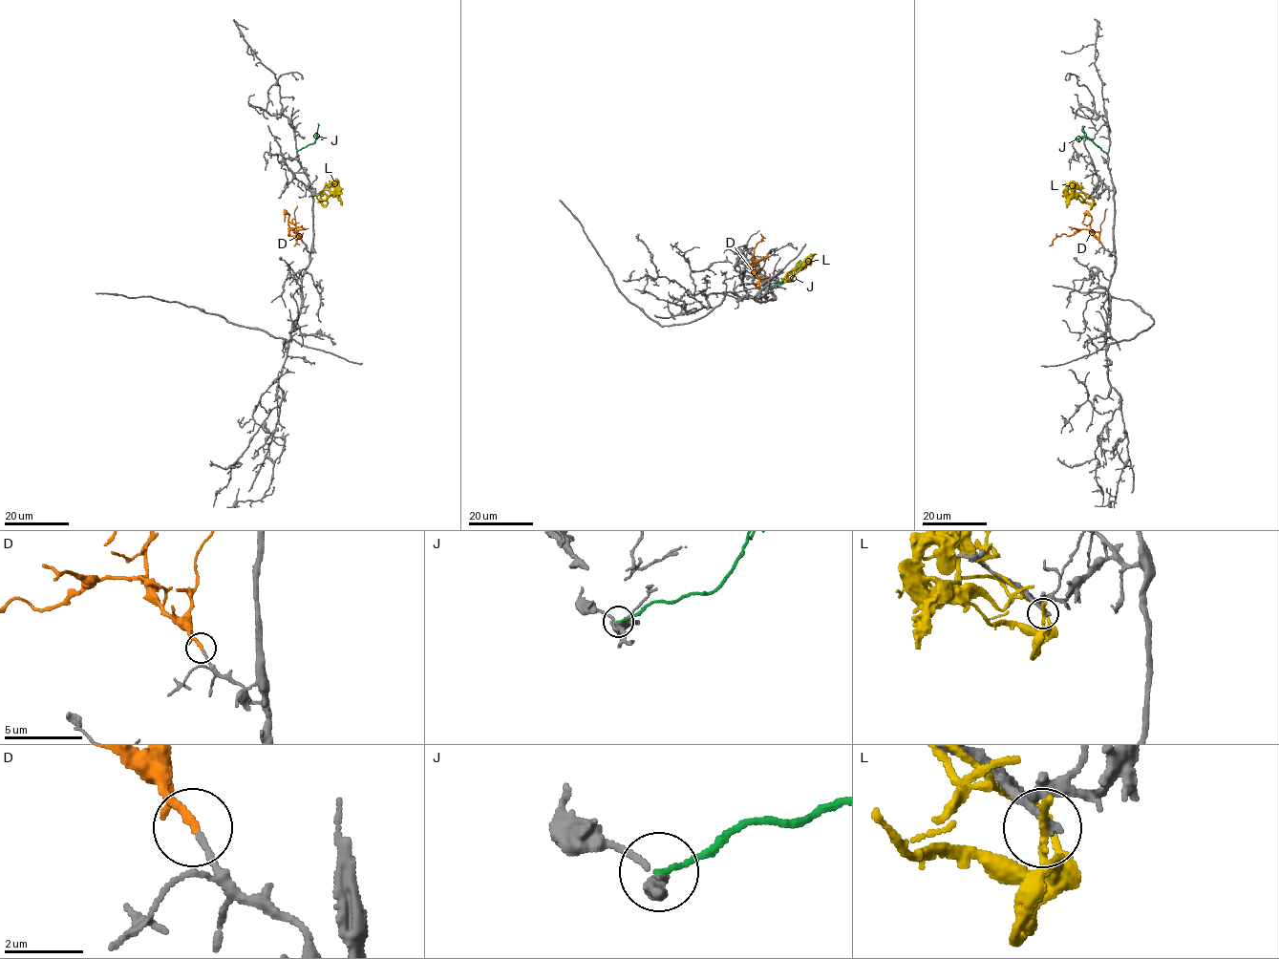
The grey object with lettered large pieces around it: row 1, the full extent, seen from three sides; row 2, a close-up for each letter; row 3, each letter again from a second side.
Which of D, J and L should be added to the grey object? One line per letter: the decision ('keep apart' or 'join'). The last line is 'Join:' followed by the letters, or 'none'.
D: join
J: keep apart
L: keep apart
Join: D

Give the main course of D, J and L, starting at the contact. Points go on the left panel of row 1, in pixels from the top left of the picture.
D: (302, 241), (300, 236), (288, 228), (288, 235), (296, 240), (293, 245)
J: (296, 152), (313, 143), (317, 135), (322, 139)
L: (320, 197), (319, 201), (326, 200), (335, 191), (336, 181)

